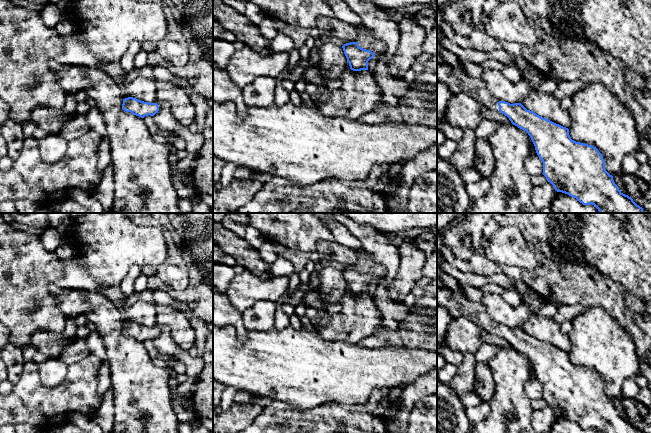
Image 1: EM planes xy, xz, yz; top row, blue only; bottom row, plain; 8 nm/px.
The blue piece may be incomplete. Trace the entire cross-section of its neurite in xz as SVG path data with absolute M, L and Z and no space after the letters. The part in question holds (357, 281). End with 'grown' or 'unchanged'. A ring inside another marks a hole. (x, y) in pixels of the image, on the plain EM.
M362 248L355 250L357 265L342 270L344 278L353 295L368 294L368 285L375 279L382 281L385 278L385 267Z; grown

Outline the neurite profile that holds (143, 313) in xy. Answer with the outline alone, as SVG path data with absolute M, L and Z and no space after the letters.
M126 298L117 302L116 306L121 314L125 314L130 318L130 321L148 327L157 327L156 311L153 303L137 301L129 305Z

